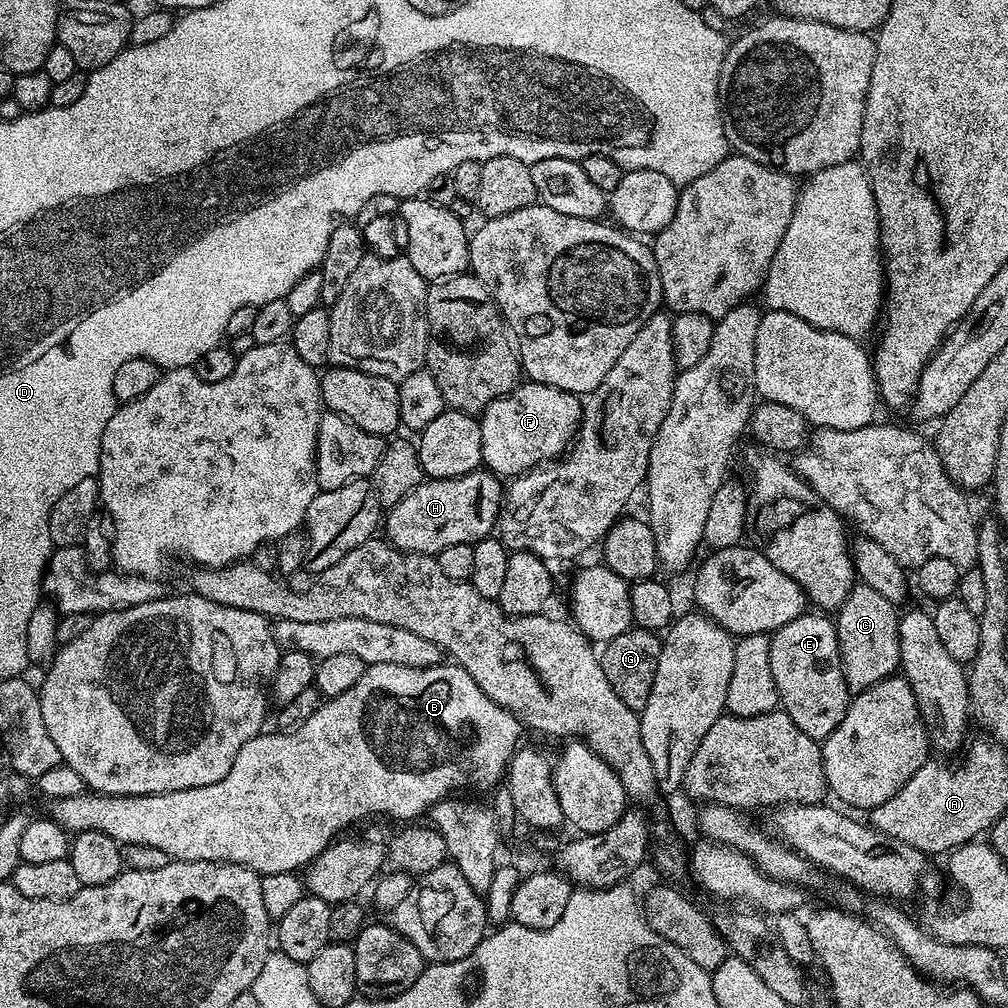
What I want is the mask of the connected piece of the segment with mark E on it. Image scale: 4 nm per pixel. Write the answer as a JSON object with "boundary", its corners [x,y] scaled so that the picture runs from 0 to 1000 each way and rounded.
{"boundary":[[[810,610],[813,611],[793,611],[765,628],[764,669],[768,669],[768,681],[772,681],[773,701],[796,728],[804,728],[804,732],[815,736],[835,716],[843,688],[828,618],[820,610]]]}

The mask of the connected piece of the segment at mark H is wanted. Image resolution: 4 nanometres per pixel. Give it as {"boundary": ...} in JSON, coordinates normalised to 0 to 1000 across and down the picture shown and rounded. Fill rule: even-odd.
{"boundary":[[[473,466],[461,472],[441,476],[422,475],[421,479],[407,486],[407,490],[399,494],[399,498],[384,505],[383,515],[379,520],[380,531],[396,548],[420,548],[423,552],[432,552],[434,548],[442,546],[442,542],[469,541],[472,537],[481,535],[487,529],[484,528],[487,524],[489,527],[493,523],[501,490],[501,485],[498,480],[496,484],[495,479],[497,477],[483,466]]]}

